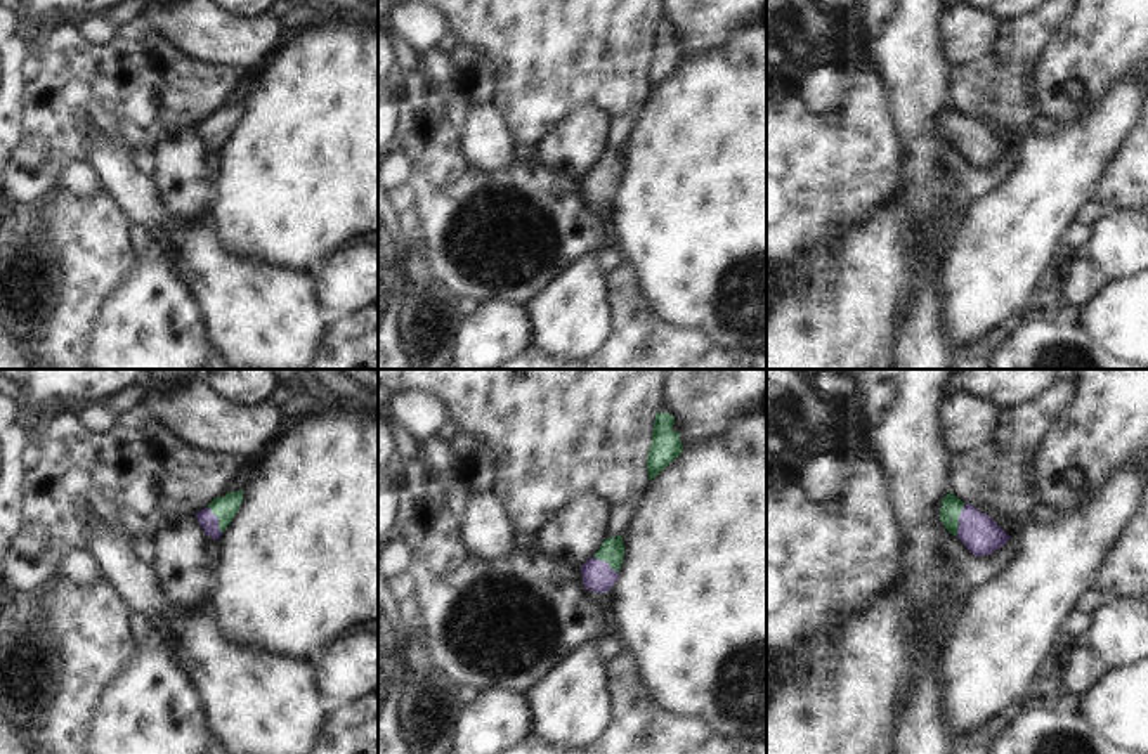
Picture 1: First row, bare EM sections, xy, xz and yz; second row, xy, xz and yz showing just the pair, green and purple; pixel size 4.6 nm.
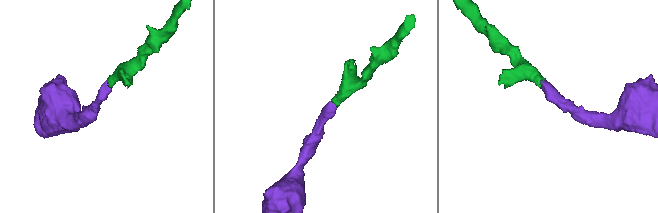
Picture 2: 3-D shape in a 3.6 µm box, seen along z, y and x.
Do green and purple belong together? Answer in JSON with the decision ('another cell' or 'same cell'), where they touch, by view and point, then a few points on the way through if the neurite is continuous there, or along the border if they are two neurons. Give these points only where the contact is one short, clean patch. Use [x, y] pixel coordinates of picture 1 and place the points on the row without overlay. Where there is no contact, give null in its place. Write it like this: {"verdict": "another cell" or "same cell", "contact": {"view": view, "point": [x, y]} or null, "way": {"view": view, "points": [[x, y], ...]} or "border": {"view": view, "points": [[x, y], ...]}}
{"verdict": "same cell", "contact": {"view": "yz", "point": [958, 132]}, "way": {"view": "yz", "points": [[951, 120], [958, 132], [980, 146]]}}

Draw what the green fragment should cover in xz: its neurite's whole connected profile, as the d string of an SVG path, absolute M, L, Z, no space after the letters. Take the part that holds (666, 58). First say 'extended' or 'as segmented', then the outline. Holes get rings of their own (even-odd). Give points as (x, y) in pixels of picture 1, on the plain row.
as segmented | M657 24L652 54L647 69L649 92L656 90L682 62L680 45L673 43L675 29L669 24Z

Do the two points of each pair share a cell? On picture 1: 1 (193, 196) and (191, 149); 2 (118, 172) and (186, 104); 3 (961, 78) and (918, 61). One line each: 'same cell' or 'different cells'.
1: same cell
2: different cells
3: different cells

